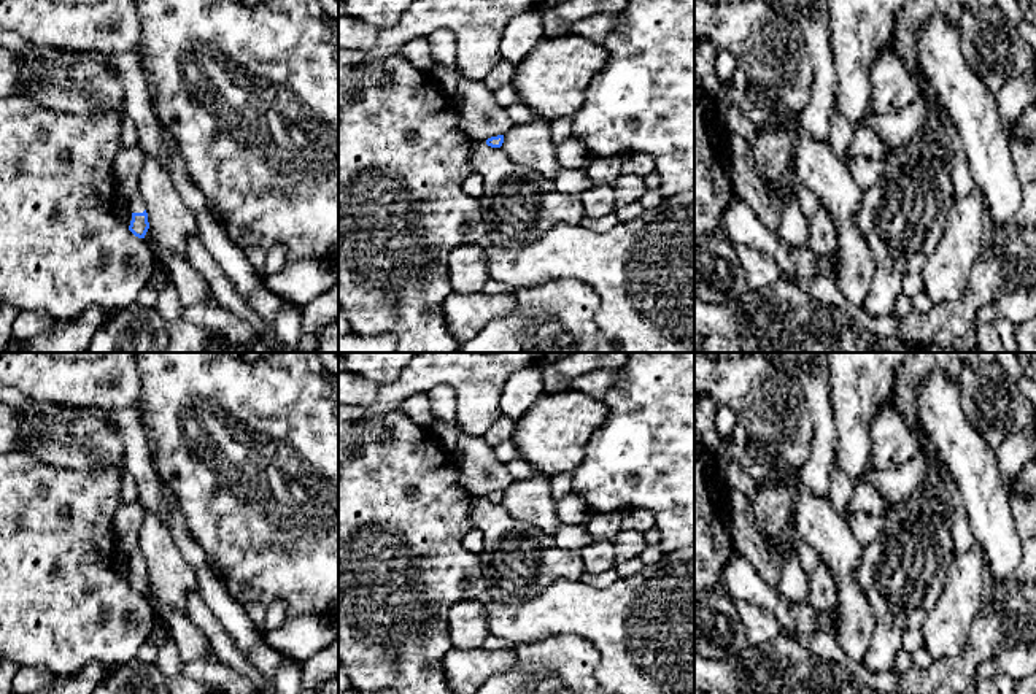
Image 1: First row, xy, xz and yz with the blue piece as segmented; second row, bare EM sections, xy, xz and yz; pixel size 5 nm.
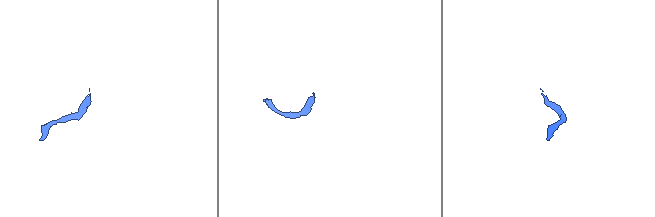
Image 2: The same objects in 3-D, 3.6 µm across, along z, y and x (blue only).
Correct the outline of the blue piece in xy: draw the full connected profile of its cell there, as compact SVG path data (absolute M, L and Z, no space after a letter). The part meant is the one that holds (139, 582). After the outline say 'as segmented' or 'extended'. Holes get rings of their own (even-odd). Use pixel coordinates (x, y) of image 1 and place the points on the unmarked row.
M140 502L121 505L113 516L113 535L118 554L129 557L132 576L129 586L145 594L149 578L145 556L138 546L138 532L143 522L145 507Z; extended

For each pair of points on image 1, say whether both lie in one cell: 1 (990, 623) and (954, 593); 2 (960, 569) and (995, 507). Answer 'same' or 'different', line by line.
1: different
2: different

